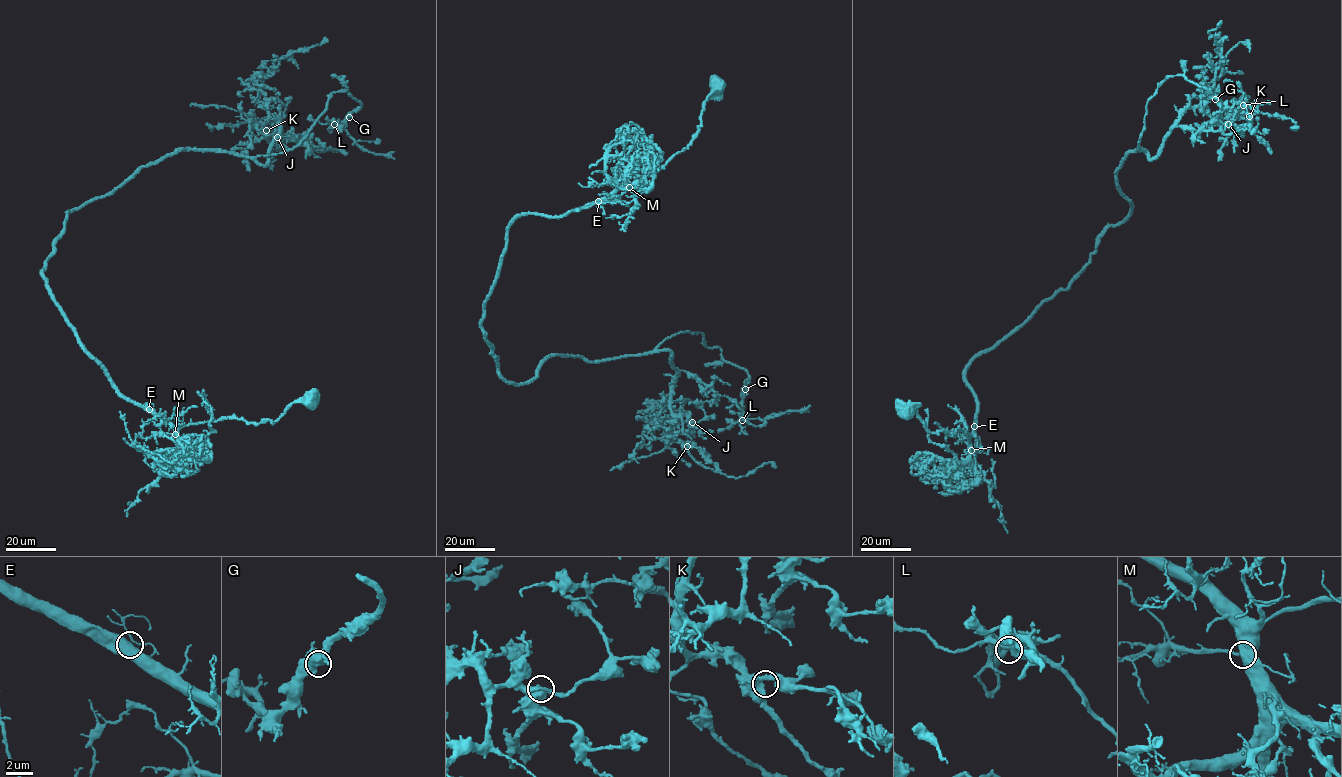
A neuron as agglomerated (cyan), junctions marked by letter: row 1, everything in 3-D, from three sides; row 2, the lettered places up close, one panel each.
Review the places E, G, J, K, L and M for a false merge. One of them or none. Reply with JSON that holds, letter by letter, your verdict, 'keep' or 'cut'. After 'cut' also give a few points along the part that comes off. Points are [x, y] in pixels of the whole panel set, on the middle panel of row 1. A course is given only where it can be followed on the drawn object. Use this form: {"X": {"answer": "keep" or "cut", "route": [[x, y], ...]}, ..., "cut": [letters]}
{"E": {"answer": "keep"}, "G": {"answer": "keep"}, "J": {"answer": "keep"}, "K": {"answer": "keep"}, "L": {"answer": "keep"}, "M": {"answer": "keep"}, "cut": []}

